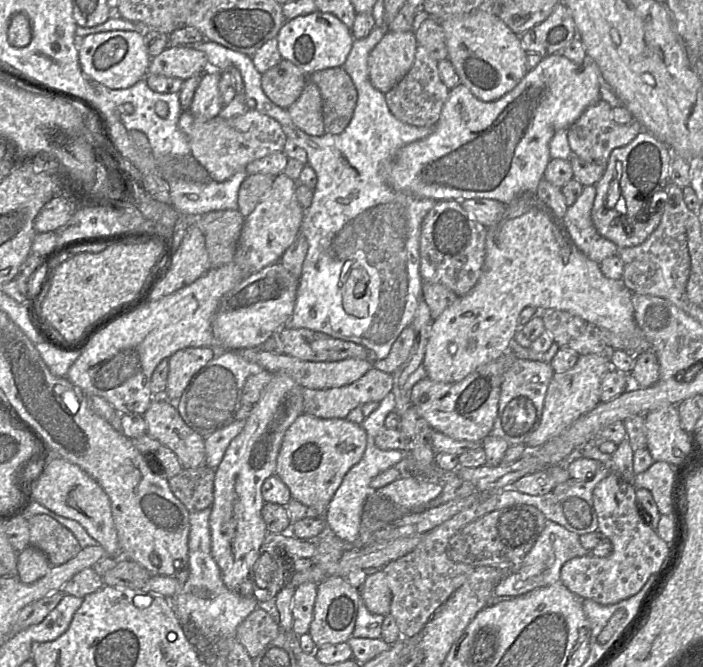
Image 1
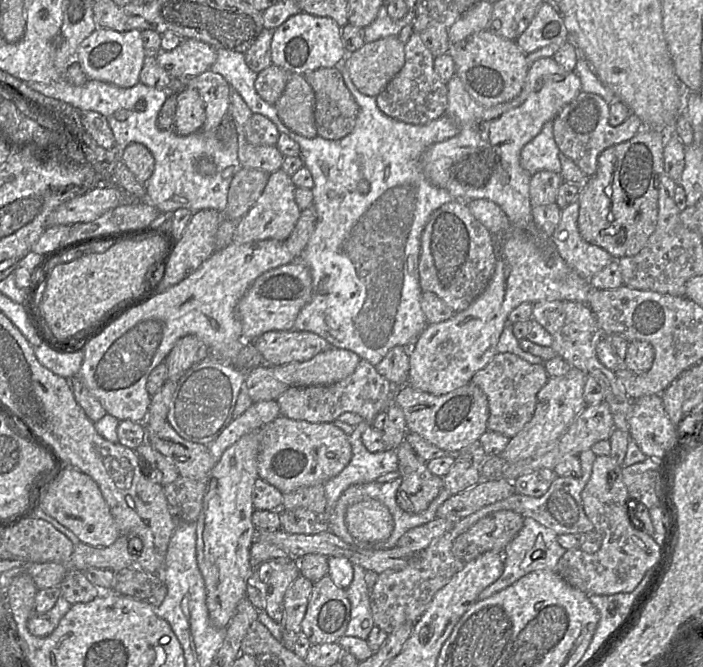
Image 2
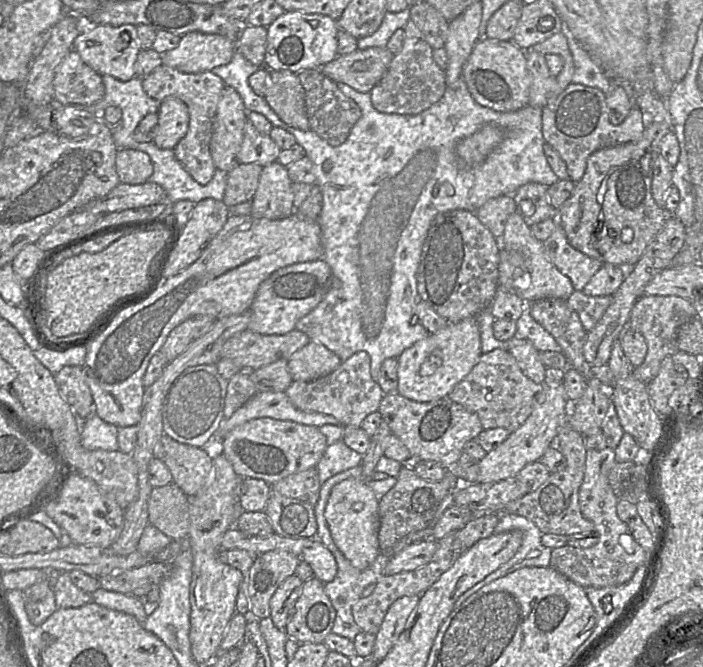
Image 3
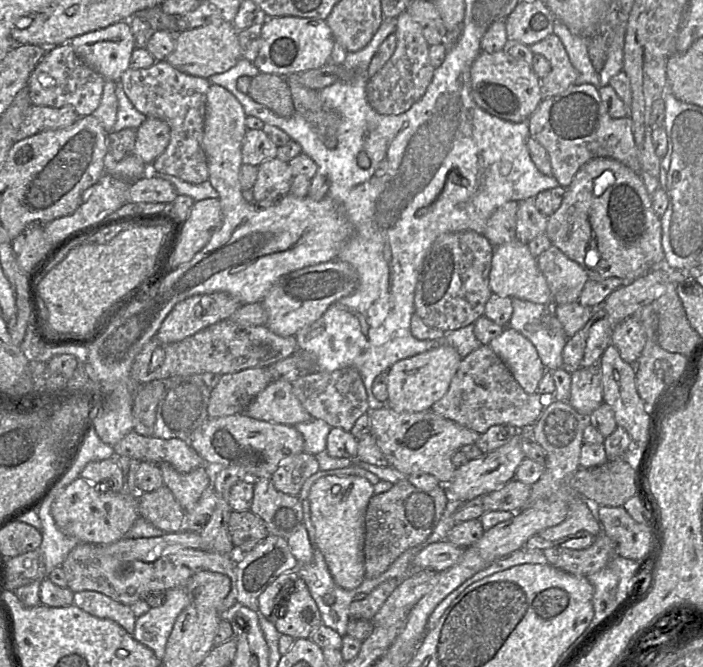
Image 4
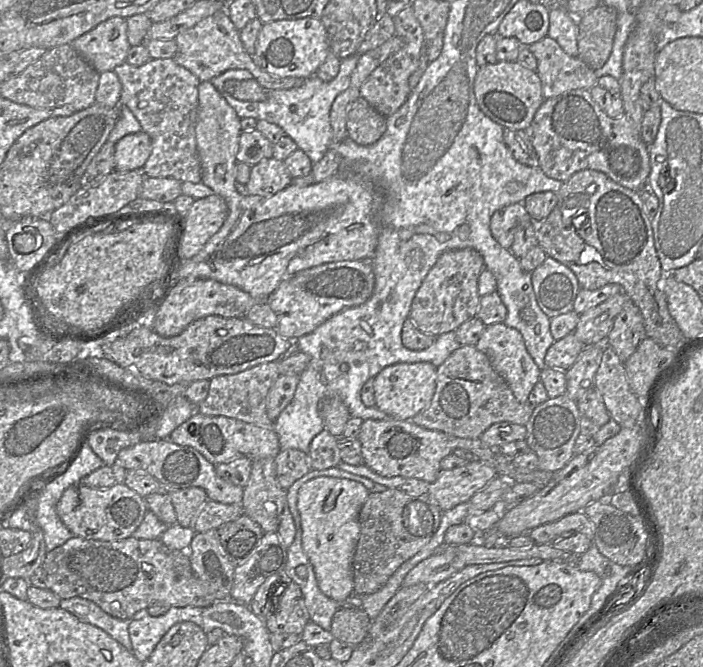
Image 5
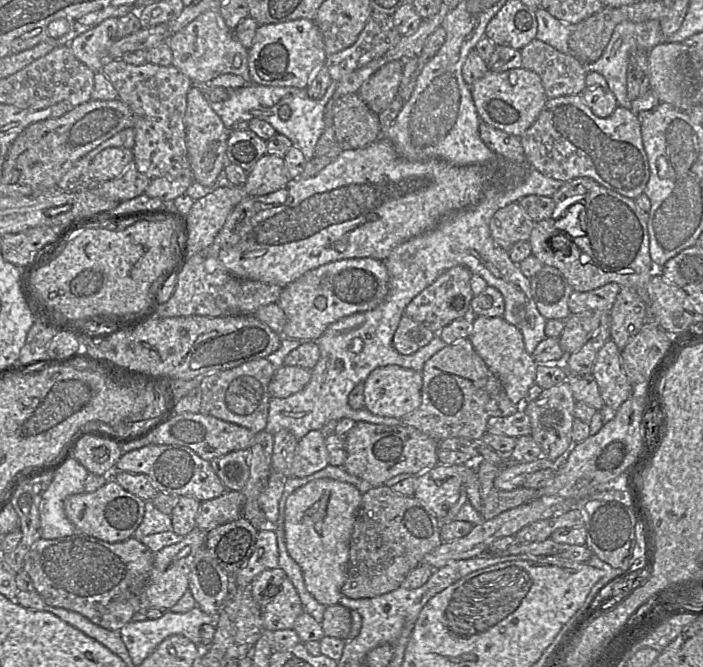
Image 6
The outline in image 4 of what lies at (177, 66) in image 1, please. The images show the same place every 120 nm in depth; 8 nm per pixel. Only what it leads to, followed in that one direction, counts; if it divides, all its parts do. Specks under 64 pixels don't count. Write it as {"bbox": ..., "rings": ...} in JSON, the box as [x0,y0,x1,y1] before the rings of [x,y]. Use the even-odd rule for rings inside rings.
{"bbox":[166,22,242,78],"rings":[[[232,22],[211,23],[176,34],[176,47],[166,60],[176,69],[192,76],[210,78],[234,67],[242,58],[238,30]]]}

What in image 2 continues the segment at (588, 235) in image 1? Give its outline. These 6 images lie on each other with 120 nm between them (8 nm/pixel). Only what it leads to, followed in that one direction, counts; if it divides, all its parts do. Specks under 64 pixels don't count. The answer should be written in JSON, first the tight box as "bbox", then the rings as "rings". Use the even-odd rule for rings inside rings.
{"bbox":[551,199,616,280],"rings":[[[577,199],[561,210],[559,223],[551,238],[559,255],[582,278],[590,280],[612,261],[616,261],[604,249],[586,242],[580,235],[577,220]]]}

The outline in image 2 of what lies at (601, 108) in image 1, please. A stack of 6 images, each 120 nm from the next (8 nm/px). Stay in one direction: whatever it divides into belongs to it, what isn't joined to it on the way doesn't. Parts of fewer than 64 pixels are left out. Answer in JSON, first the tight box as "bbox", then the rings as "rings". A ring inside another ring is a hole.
{"bbox":[552,90,643,177],"rings":[[[581,90],[552,120],[553,136],[560,152],[568,156],[587,177],[595,173],[602,151],[630,140],[643,129],[642,121],[632,112],[621,124],[610,125],[609,110],[609,104],[600,95]]]}

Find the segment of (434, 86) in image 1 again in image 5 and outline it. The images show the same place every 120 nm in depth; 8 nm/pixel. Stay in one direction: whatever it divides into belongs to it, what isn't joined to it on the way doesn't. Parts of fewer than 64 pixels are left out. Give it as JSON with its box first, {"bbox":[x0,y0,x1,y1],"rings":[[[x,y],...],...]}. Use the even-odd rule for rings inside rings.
{"bbox":[361,5,426,117],"rings":[[[411,5],[401,10],[393,17],[393,20],[395,35],[403,40],[403,46],[378,66],[361,87],[361,96],[386,117],[393,115],[400,109],[411,94],[409,79],[418,68],[422,49],[426,45],[422,27]]]}

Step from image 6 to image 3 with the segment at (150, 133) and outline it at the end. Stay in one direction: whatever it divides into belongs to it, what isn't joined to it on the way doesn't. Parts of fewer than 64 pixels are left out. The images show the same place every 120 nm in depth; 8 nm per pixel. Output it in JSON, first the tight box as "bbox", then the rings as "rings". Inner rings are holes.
{"bbox":[142,64,226,185],"rings":[[[162,64],[142,78],[142,85],[147,95],[158,102],[162,102],[168,97],[177,97],[187,105],[190,116],[189,128],[173,150],[177,160],[194,180],[201,185],[206,185],[212,180],[217,169],[210,152],[210,141],[218,103],[226,83],[212,71],[183,73]]]}

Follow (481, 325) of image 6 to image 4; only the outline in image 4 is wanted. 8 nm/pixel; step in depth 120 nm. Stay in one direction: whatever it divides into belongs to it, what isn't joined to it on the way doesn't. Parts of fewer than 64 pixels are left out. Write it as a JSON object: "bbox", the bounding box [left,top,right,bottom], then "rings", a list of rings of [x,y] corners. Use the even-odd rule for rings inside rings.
{"bbox":[488,326,547,393],"rings":[[[507,326],[497,338],[493,339],[488,344],[488,346],[504,361],[515,380],[526,393],[537,393],[539,382],[544,377],[547,370],[539,357],[537,349],[530,340]]]}

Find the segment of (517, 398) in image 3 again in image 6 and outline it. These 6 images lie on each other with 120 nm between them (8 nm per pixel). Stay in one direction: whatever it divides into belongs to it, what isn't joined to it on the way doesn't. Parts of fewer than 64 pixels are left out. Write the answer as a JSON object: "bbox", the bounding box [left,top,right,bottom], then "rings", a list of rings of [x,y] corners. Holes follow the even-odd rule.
{"bbox":[401,339,522,442],"rings":[[[469,339],[447,345],[434,354],[424,364],[421,374],[421,405],[401,420],[404,425],[437,441],[457,438],[480,442],[490,418],[511,416],[522,408],[510,401],[501,382],[477,354]]]}

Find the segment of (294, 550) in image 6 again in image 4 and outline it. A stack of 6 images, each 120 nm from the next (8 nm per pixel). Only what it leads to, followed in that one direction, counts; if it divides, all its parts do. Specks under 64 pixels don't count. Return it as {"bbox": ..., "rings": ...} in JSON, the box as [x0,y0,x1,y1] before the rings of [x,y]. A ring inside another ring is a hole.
{"bbox":[308,476,374,590],"rings":[[[324,476],[312,485],[308,495],[316,534],[315,548],[322,553],[334,582],[345,590],[353,590],[365,580],[365,514],[374,495],[373,487],[359,476]]]}

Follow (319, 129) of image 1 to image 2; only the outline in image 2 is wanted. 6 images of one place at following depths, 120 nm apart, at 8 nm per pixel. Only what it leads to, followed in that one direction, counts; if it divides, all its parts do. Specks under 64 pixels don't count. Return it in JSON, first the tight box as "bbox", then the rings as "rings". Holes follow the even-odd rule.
{"bbox":[274,73,318,138],"rings":[[[291,73],[286,87],[274,104],[281,121],[307,138],[318,136],[315,124],[315,93],[304,75]]]}

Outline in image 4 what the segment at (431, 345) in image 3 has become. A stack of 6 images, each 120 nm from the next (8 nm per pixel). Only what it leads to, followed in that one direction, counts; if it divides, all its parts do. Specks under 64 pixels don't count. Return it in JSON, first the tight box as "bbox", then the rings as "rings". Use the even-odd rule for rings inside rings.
{"bbox":[386,344,462,413],"rings":[[[447,344],[396,362],[388,371],[386,406],[396,412],[418,413],[431,409],[448,391],[462,357]]]}

